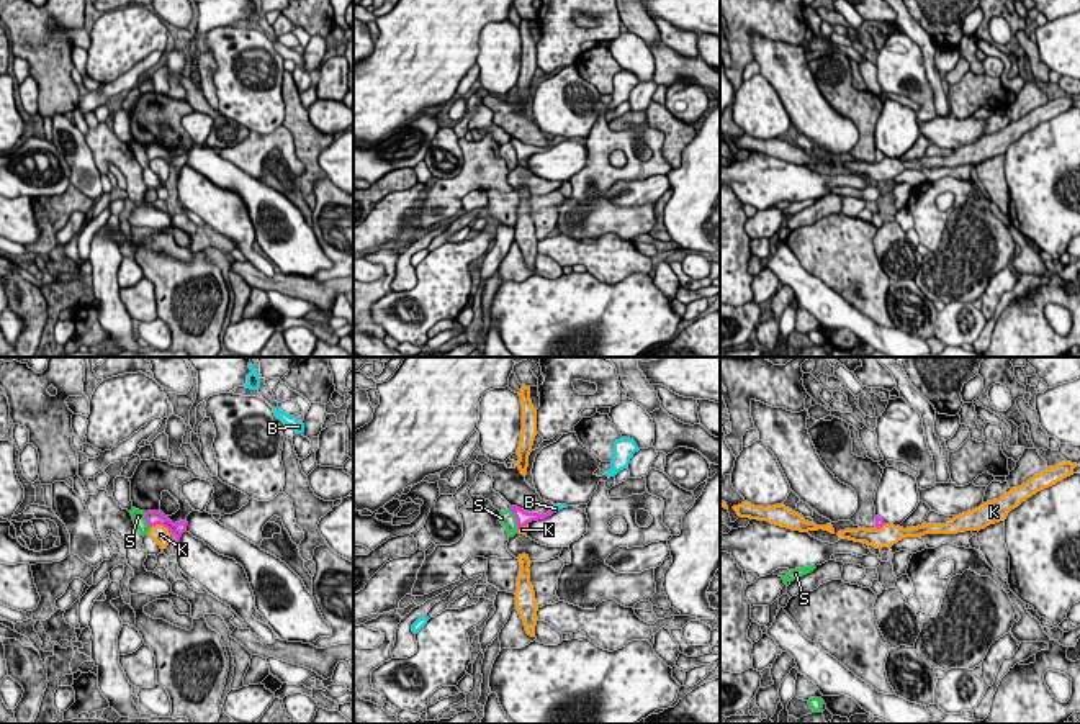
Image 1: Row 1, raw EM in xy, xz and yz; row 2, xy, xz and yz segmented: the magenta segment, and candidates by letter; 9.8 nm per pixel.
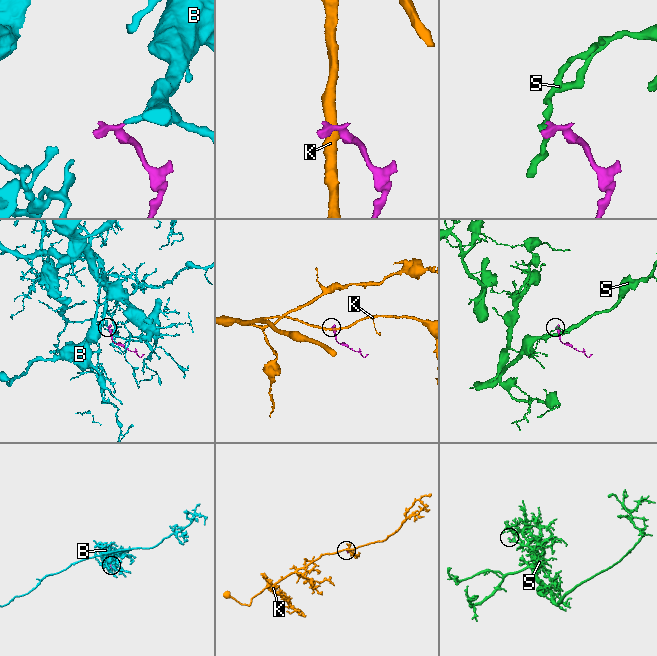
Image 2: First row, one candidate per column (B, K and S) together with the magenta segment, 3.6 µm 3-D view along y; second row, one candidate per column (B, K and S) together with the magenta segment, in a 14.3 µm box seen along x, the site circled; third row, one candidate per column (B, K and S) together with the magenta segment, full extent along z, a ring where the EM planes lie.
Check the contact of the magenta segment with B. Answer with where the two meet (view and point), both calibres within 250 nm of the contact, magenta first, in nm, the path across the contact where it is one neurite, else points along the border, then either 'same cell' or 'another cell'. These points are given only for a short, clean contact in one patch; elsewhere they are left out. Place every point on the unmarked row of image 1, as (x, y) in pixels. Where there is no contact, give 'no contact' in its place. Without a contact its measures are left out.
no contact; same cell

